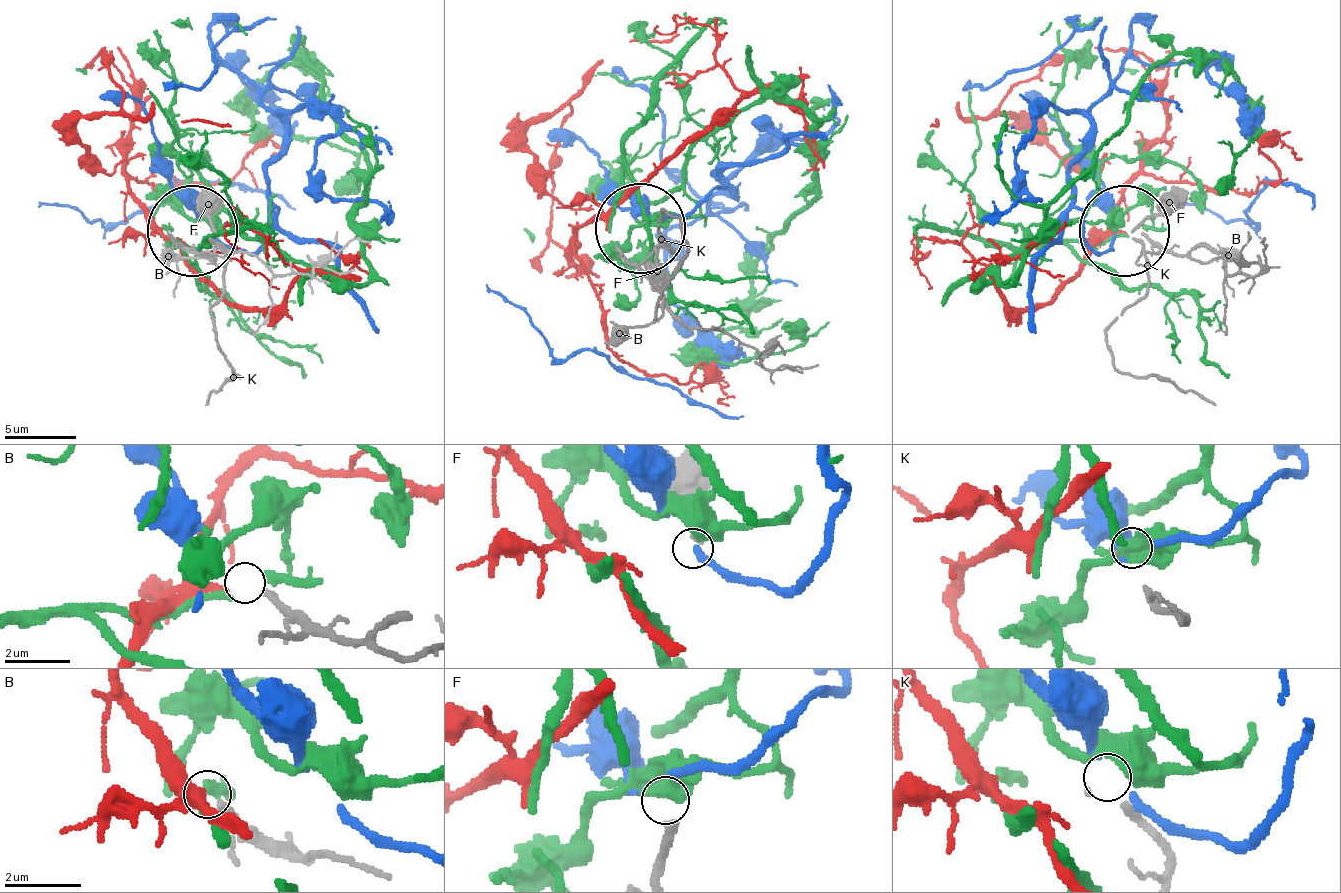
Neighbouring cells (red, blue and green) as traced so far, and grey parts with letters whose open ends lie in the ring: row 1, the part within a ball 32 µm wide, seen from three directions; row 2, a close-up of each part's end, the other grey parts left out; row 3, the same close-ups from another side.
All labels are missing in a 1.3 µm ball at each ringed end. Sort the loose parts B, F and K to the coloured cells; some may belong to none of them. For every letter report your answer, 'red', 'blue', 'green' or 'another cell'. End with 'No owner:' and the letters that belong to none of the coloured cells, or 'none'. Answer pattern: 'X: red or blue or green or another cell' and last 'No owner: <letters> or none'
B: red
F: blue
K: another cell
No owner: K

